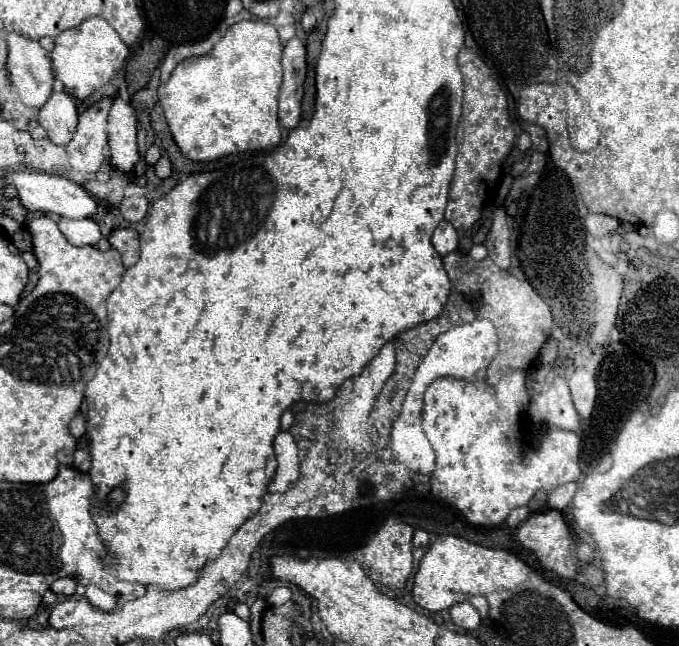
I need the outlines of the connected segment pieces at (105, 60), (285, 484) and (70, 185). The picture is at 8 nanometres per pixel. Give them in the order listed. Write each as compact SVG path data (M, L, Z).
M88 17L78 27L68 29L56 37L56 47L52 51L52 67L56 79L60 79L70 95L84 101L92 91L104 87L124 65L128 57L126 43L118 33L100 17Z
M282 431L274 439L274 453L278 459L278 469L268 483L270 493L284 493L298 481L298 449L288 431Z
M16 171L4 175L6 183L18 189L20 205L28 211L40 211L40 213L52 213L68 219L84 219L92 217L96 213L96 201L86 193L86 189L66 177L40 173L40 171Z

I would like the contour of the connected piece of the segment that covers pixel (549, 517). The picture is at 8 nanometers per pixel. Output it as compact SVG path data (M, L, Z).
M540 511L532 513L514 530L514 537L532 549L544 569L554 569L558 573L572 575L573 540L570 529L560 511Z

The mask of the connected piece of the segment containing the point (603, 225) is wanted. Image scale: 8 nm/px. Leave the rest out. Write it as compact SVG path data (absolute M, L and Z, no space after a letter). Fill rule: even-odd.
M588 213L584 219L584 227L588 229L588 233L592 233L594 237L604 237L608 233L614 233L618 227L618 219L610 217L610 215L596 215L596 213Z

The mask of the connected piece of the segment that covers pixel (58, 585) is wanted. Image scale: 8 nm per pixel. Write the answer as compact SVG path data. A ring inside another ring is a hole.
M58 579L58 581L54 581L54 585L50 587L56 595L66 595L66 597L70 597L70 595L74 595L76 593L76 579Z

